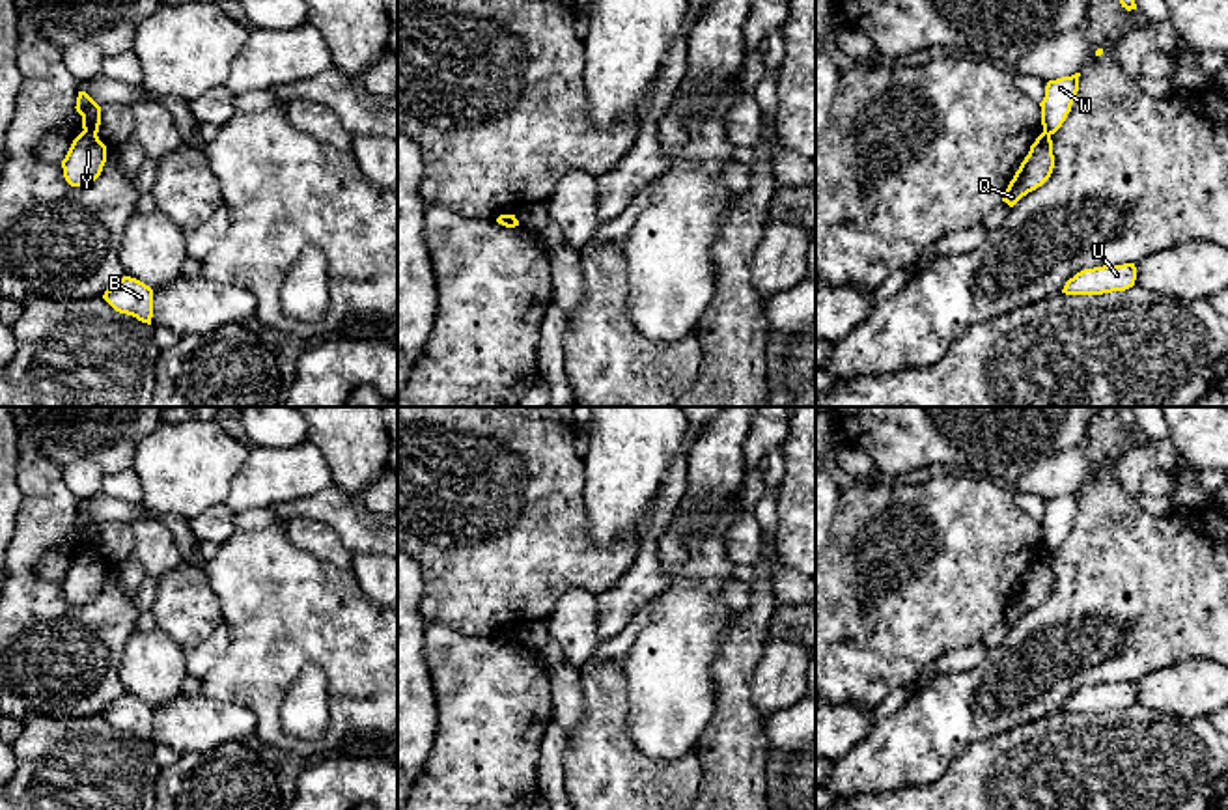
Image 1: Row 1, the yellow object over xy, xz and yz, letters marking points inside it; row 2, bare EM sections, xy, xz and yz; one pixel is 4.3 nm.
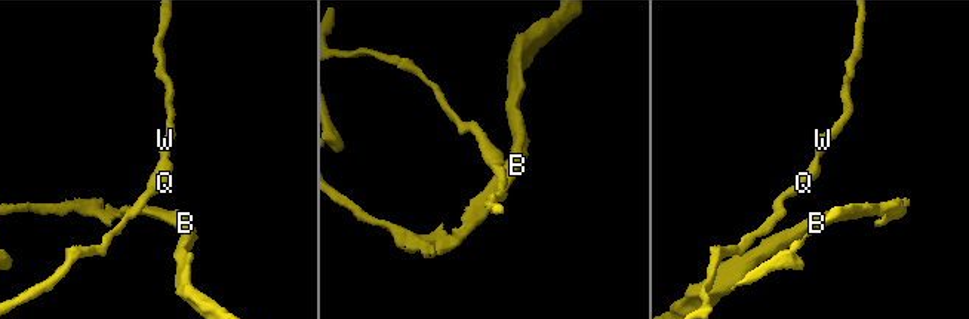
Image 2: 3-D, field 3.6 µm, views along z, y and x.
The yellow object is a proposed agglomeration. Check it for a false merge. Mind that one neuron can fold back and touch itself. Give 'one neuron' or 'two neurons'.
two neurons

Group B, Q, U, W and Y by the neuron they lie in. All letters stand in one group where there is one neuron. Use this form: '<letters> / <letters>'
B Q U Y / W

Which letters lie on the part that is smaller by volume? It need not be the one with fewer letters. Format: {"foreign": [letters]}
{"foreign": ["B", "Q", "U", "Y"]}

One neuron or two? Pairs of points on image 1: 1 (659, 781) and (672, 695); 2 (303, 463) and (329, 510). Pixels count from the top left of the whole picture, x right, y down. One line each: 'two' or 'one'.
1: two
2: two

